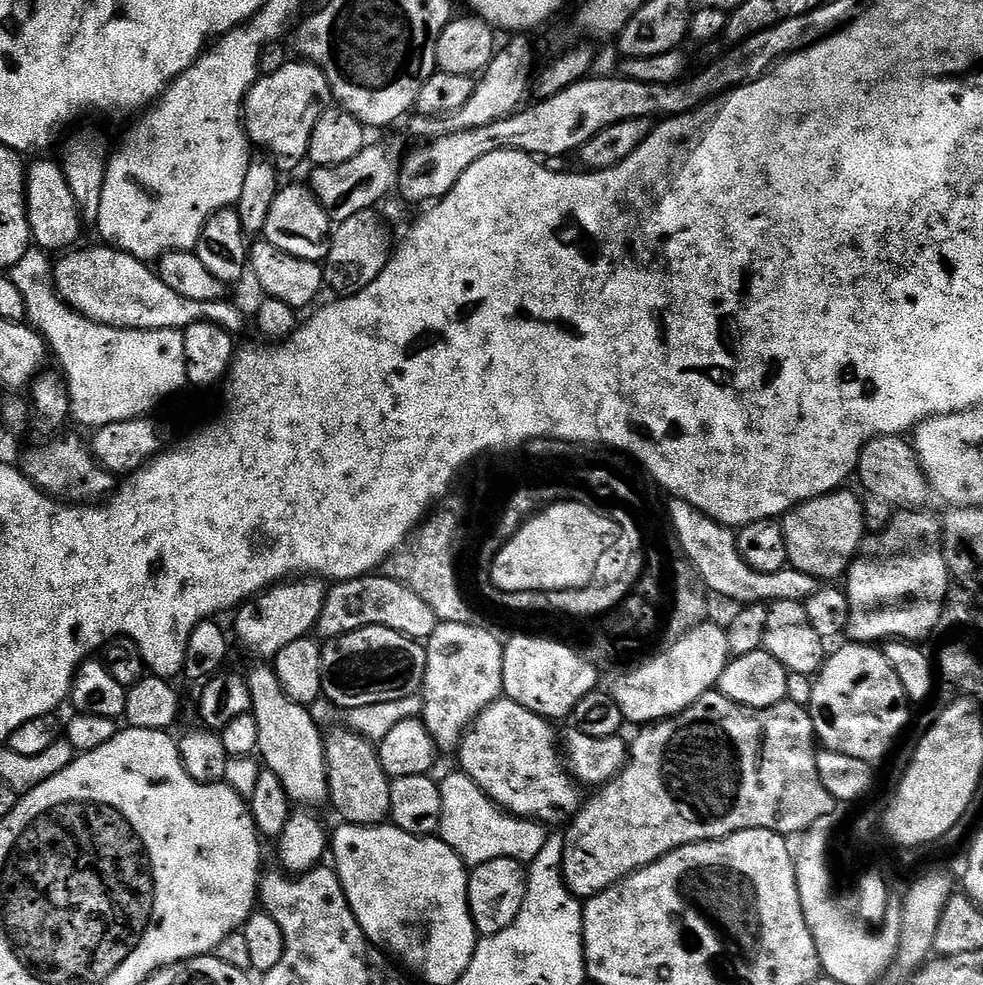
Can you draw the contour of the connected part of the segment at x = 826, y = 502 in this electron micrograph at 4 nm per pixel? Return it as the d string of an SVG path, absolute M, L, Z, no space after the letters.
M849 490L829 492L826 496L819 496L800 504L783 517L782 527L784 536L788 540L788 559L791 567L802 574L810 574L821 581L828 582L831 576L843 577L857 559L856 551L864 540L864 504Z

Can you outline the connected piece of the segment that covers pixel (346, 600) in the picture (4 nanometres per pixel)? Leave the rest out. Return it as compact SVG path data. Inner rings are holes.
M369 574L358 580L346 580L329 587L318 632L324 638L335 638L359 628L389 628L413 642L424 642L436 629L437 623L434 610L430 610L430 606L426 606L426 602L422 602L414 590L386 575Z

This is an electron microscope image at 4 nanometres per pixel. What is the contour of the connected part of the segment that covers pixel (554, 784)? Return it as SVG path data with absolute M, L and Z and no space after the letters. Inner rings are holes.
M507 698L495 700L469 724L464 739L460 741L459 771L466 773L497 806L506 812L511 812L513 816L525 820L549 822L548 820L558 819L560 812L575 813L582 804L579 792L581 789L574 783L573 777L562 763L561 749L560 752L556 749L556 732L551 727L555 728L545 717L518 706L518 702Z

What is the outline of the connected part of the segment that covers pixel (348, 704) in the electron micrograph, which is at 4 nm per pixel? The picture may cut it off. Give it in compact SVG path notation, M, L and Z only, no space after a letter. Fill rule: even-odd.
M413 643L411 646L384 646L340 654L340 658L332 660L320 660L323 699L343 709L374 706L375 703L397 699L402 692L400 687L407 682L412 667L423 669L425 655L425 649Z

